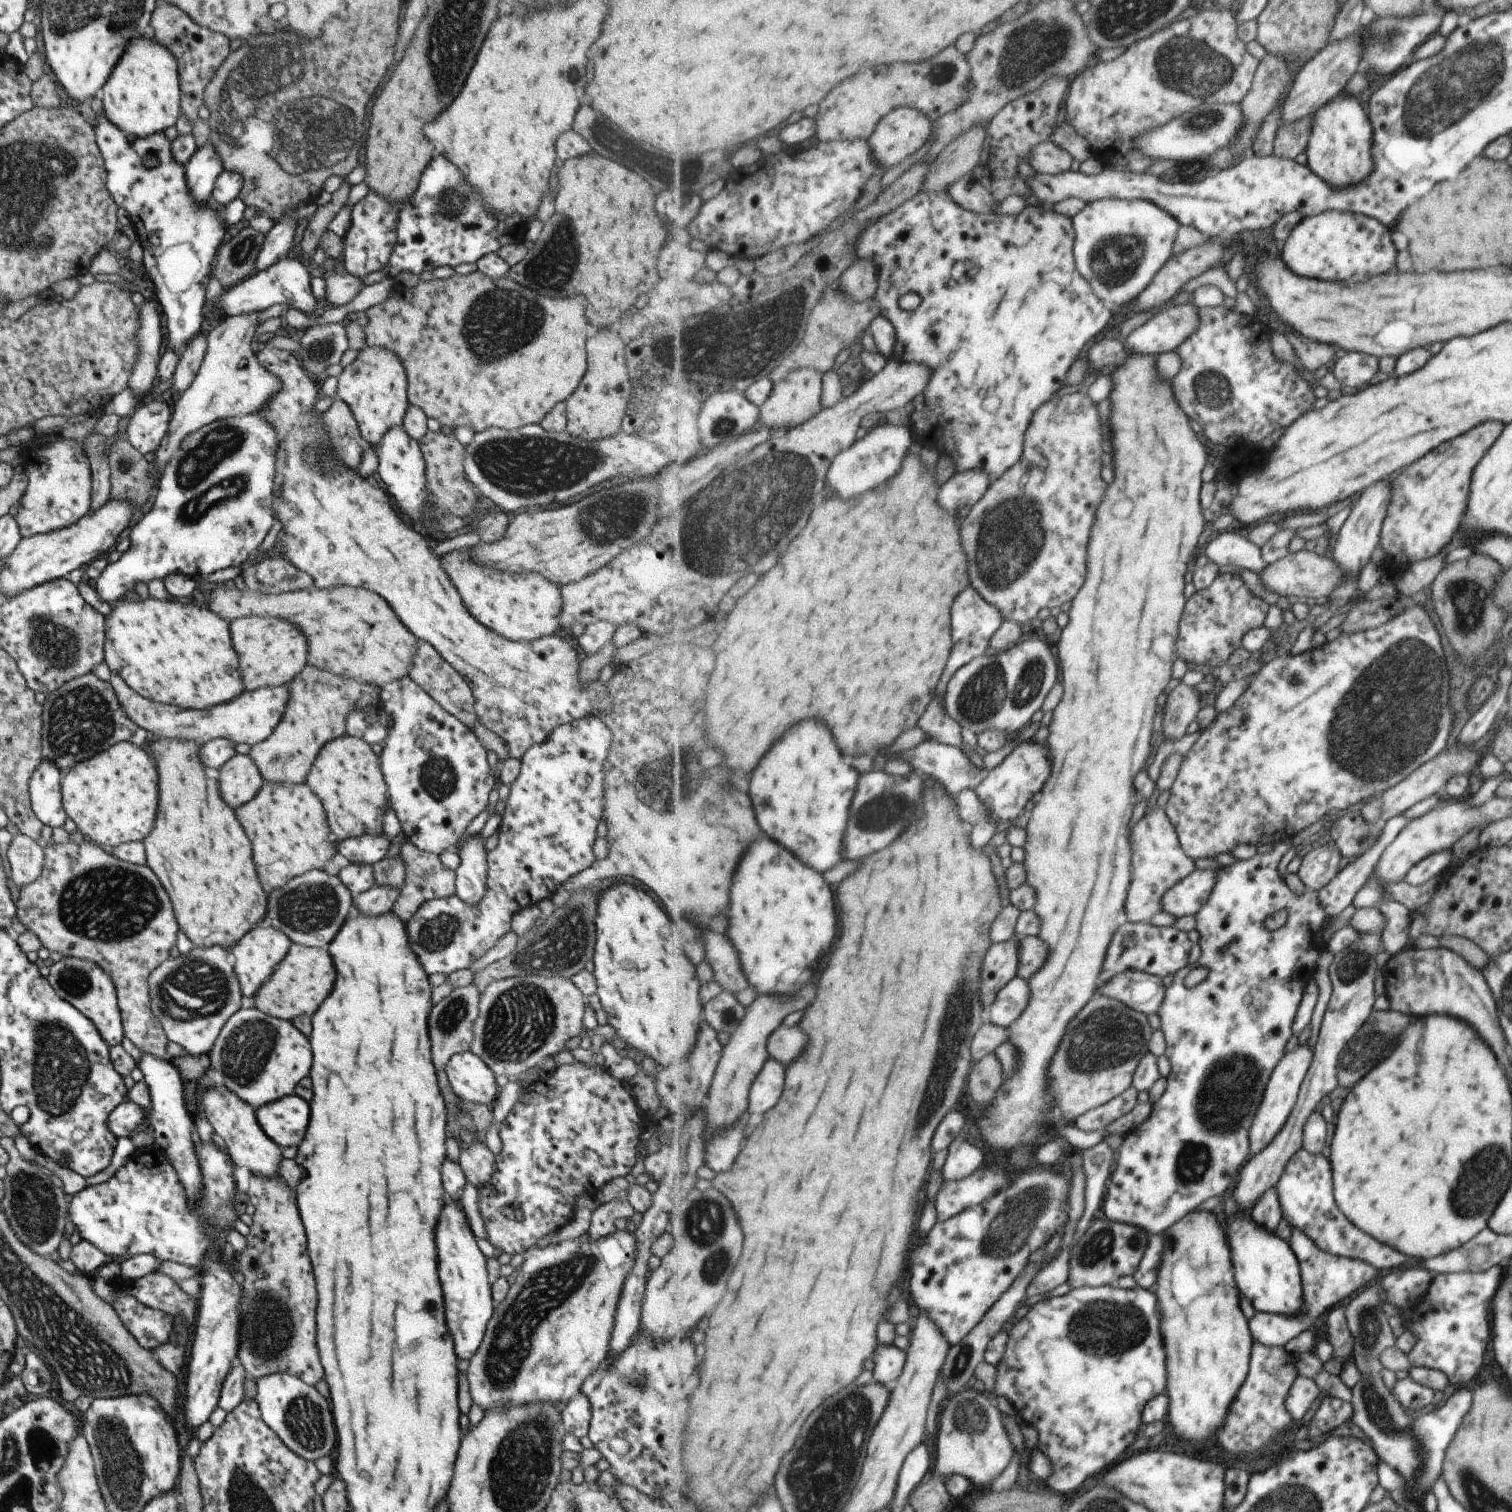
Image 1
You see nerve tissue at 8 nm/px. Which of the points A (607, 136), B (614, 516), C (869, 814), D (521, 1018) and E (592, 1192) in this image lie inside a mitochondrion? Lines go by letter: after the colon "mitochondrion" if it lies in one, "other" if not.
A: mitochondrion
B: mitochondrion
C: mitochondrion
D: mitochondrion
E: other

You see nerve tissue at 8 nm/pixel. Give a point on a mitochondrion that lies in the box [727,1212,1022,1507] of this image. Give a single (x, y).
(969, 1416)

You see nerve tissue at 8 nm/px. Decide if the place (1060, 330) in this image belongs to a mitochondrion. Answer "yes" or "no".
no

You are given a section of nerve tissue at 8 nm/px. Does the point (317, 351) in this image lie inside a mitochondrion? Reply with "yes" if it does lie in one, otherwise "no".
yes

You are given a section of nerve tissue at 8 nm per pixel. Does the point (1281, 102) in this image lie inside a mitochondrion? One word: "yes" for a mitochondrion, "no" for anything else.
no

